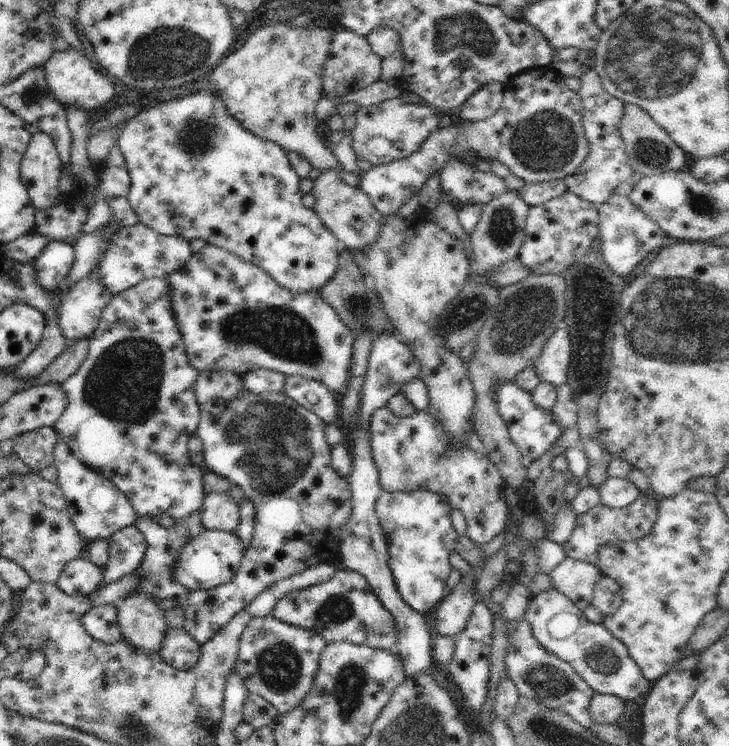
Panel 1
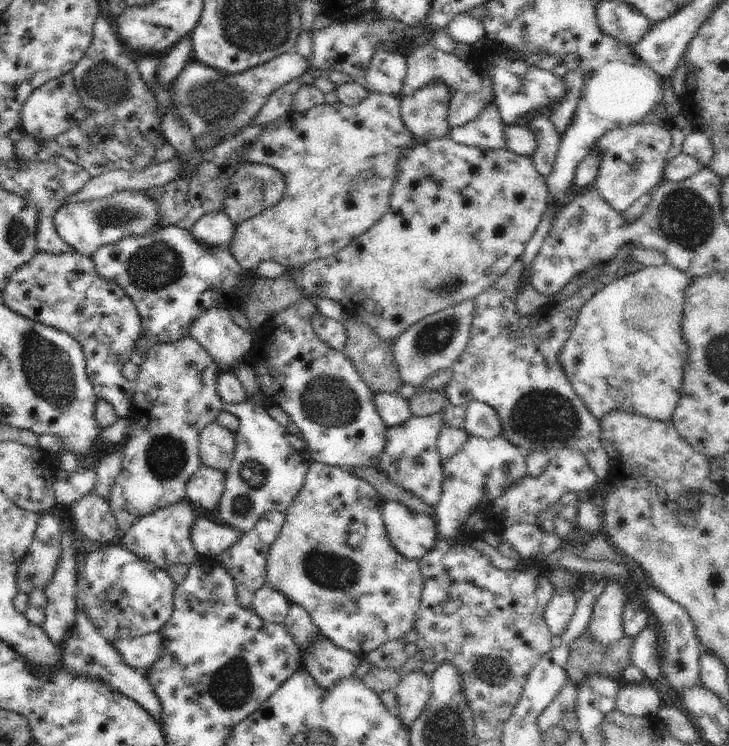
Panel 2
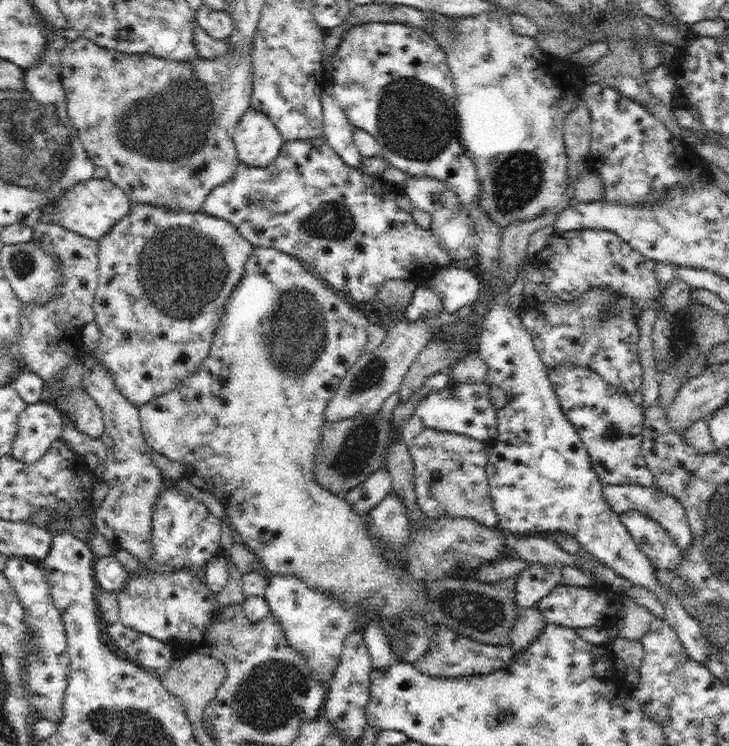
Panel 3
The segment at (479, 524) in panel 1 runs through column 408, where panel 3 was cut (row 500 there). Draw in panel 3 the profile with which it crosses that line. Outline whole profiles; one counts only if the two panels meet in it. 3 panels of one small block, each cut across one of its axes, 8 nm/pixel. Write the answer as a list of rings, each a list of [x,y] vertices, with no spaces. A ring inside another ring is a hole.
[[[417,413],[407,421],[401,438],[414,463],[415,494],[422,513],[430,518],[472,518],[484,526],[498,527],[487,479],[488,446],[466,434],[427,428]]]

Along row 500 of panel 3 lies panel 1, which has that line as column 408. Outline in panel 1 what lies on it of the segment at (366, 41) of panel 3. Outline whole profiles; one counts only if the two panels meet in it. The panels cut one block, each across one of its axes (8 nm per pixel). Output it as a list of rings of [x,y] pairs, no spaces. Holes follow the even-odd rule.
[[[383,492],[376,502],[376,513],[388,544],[388,566],[397,592],[410,608],[426,614],[445,599],[451,567],[449,556],[459,538],[451,518],[452,506],[438,492]]]

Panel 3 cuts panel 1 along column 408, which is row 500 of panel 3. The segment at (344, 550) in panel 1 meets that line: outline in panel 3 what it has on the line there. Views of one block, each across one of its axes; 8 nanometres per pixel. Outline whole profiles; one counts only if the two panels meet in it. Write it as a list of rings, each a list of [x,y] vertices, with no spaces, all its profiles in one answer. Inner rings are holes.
[[[386,466],[373,472],[362,484],[351,488],[344,496],[356,513],[368,514],[392,491],[391,476]],[[604,484],[602,492],[604,493],[608,505],[618,515],[626,513],[627,511],[637,510],[644,515],[653,518],[655,521],[658,521],[658,523],[666,529],[668,536],[672,537],[672,541],[676,543],[678,550],[680,550],[682,554],[685,554],[687,548],[692,544],[692,531],[688,524],[684,508],[675,497],[671,496],[671,494],[662,493],[658,486],[648,487],[642,485]]]

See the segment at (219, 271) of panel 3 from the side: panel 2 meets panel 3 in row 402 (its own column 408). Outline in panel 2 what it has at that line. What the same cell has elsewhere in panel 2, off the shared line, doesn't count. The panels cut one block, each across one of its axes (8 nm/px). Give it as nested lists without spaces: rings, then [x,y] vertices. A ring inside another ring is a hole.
[[[370,93],[365,100],[362,100],[360,104],[356,104],[356,106],[345,106],[342,102],[336,102],[335,104],[318,104],[310,108],[307,112],[289,111],[275,122],[266,125],[264,132],[260,132],[258,140],[250,142],[250,144],[244,148],[242,166],[246,166],[246,164],[268,164],[268,166],[271,165],[272,168],[276,168],[276,170],[284,176],[286,193],[278,204],[235,228],[235,234],[233,235],[229,250],[232,252],[232,256],[236,258],[236,262],[242,266],[243,270],[255,271],[256,268],[258,268],[258,264],[268,262],[268,260],[278,262],[278,264],[287,269],[296,269],[297,267],[306,265],[312,260],[333,256],[336,252],[339,252],[342,248],[346,248],[348,244],[351,244],[352,240],[357,240],[362,234],[366,234],[370,228],[374,227],[376,222],[382,219],[382,216],[384,216],[386,210],[389,208],[390,198],[392,196],[391,191],[395,184],[397,162],[402,154],[402,150],[410,148],[410,146],[414,146],[414,144],[420,142],[420,140],[414,139],[414,136],[408,131],[408,128],[404,126],[402,116],[400,115],[400,108],[400,96]]]

